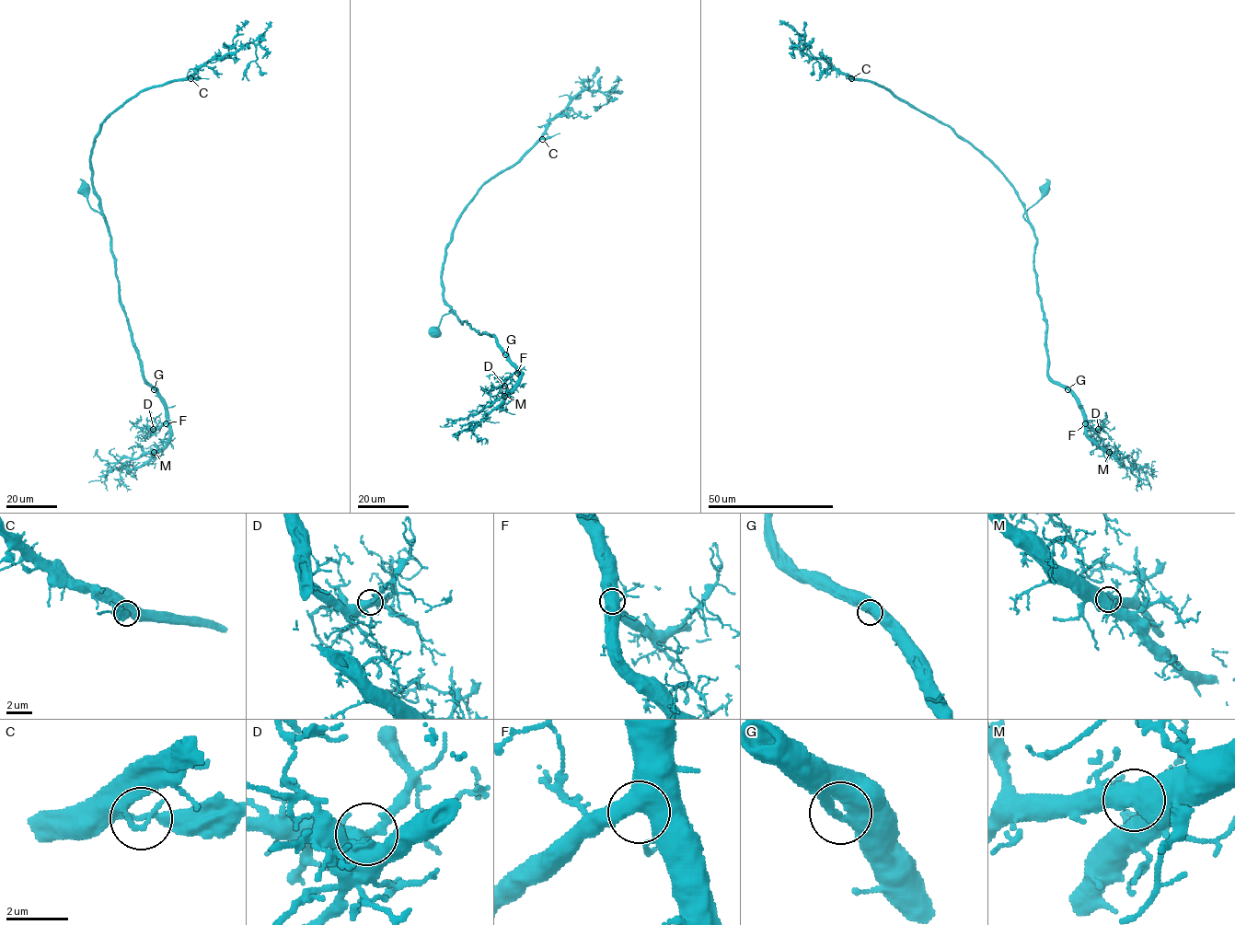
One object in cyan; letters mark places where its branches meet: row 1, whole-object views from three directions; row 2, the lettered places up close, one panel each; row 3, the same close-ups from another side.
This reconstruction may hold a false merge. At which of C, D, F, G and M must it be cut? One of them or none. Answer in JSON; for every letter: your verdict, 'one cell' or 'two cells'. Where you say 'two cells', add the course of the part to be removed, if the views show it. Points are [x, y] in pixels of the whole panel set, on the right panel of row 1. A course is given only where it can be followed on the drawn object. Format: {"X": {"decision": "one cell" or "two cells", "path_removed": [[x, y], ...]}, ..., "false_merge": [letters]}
{"C": {"decision": "one cell"}, "D": {"decision": "one cell"}, "F": {"decision": "one cell"}, "G": {"decision": "one cell"}, "M": {"decision": "one cell"}, "false_merge": []}

